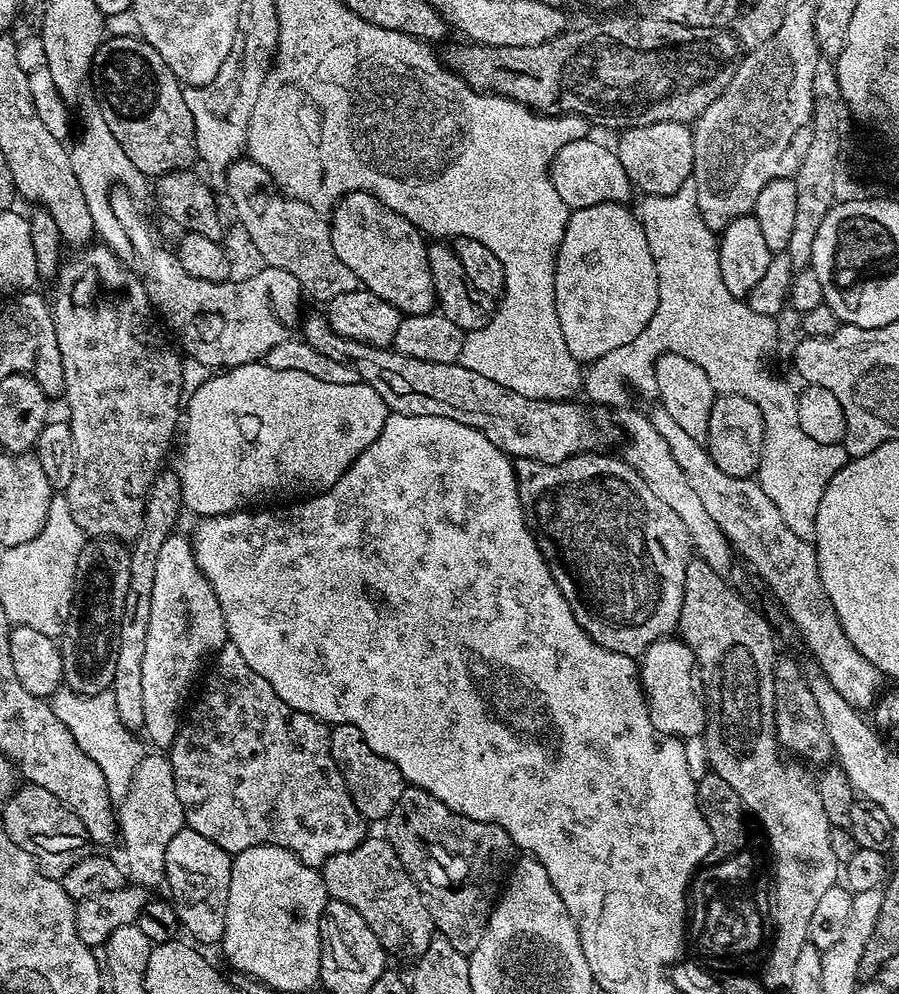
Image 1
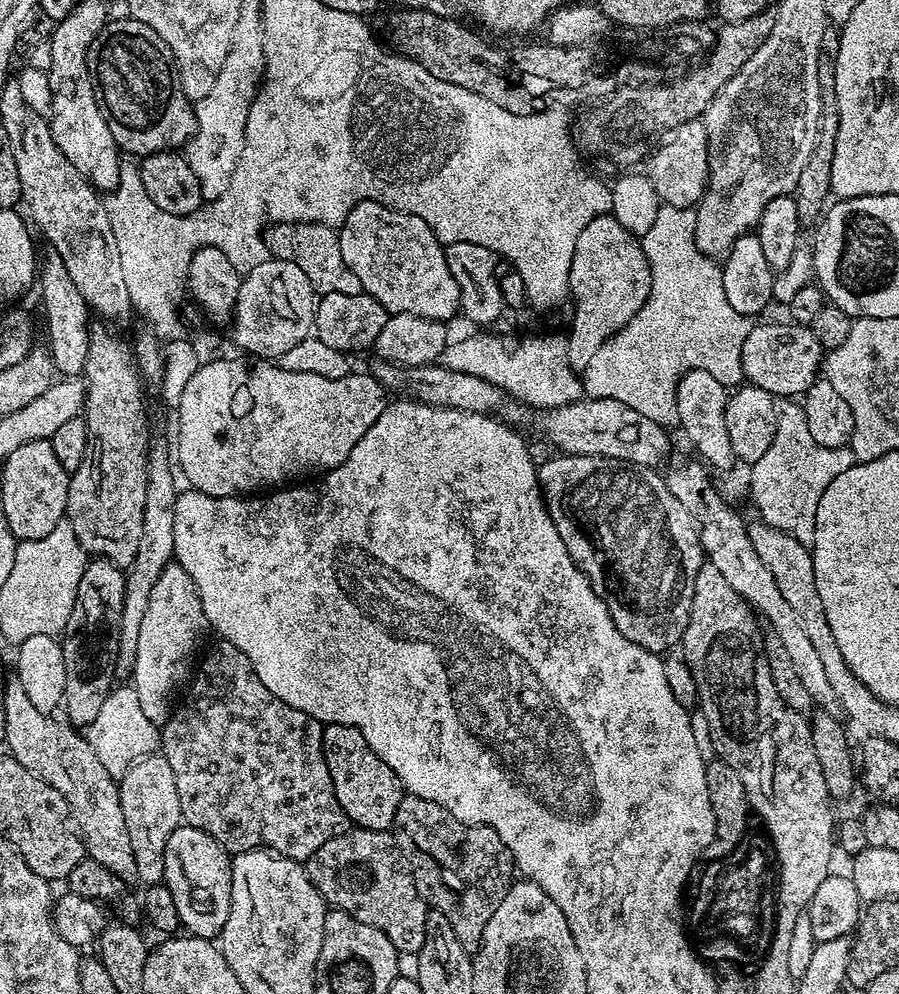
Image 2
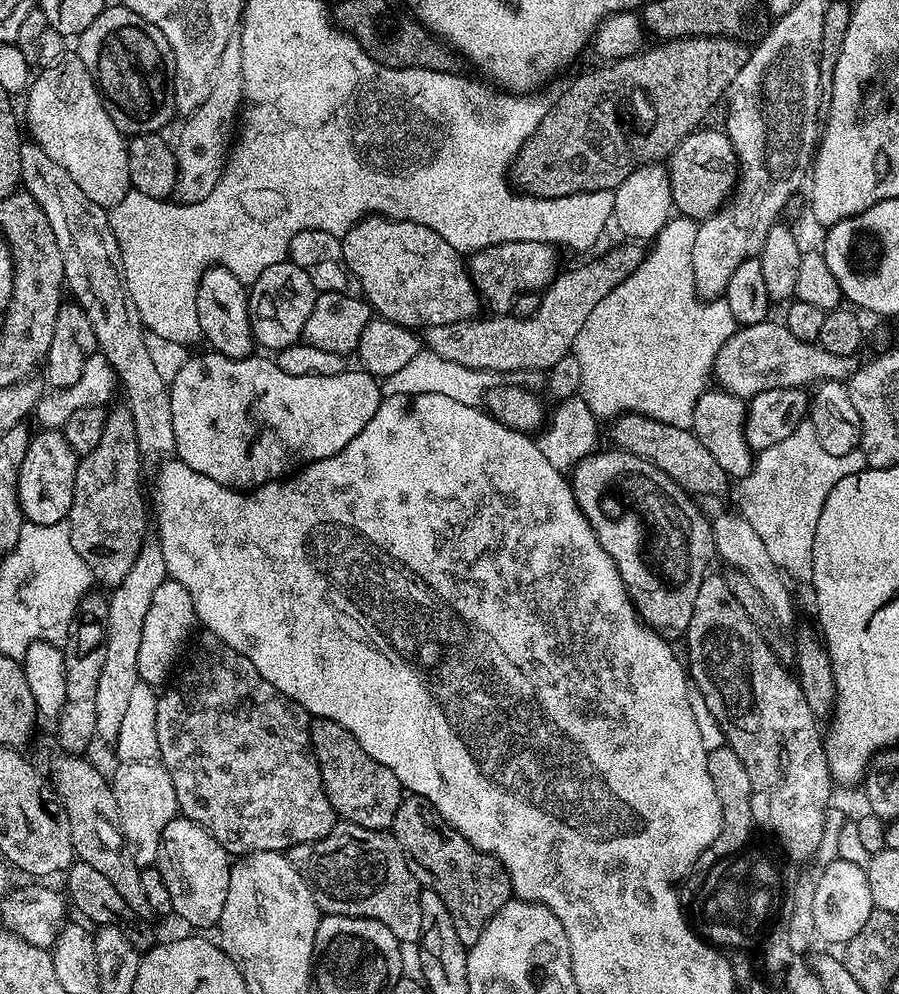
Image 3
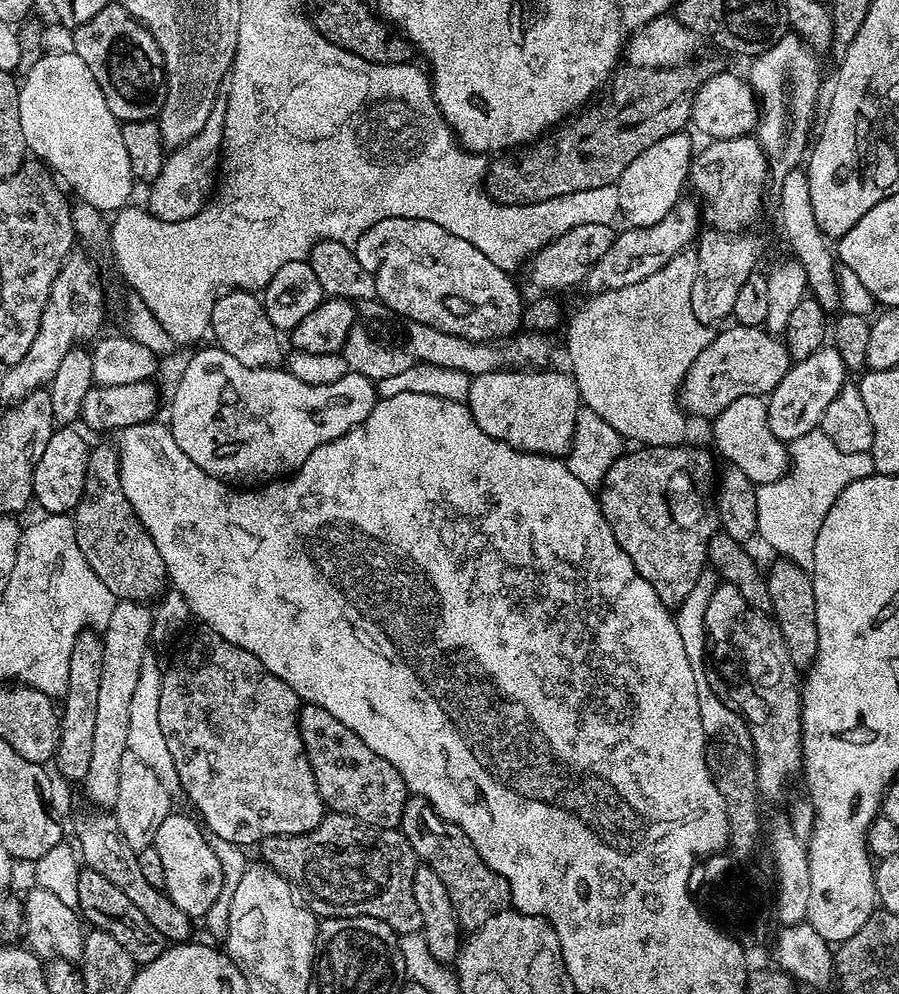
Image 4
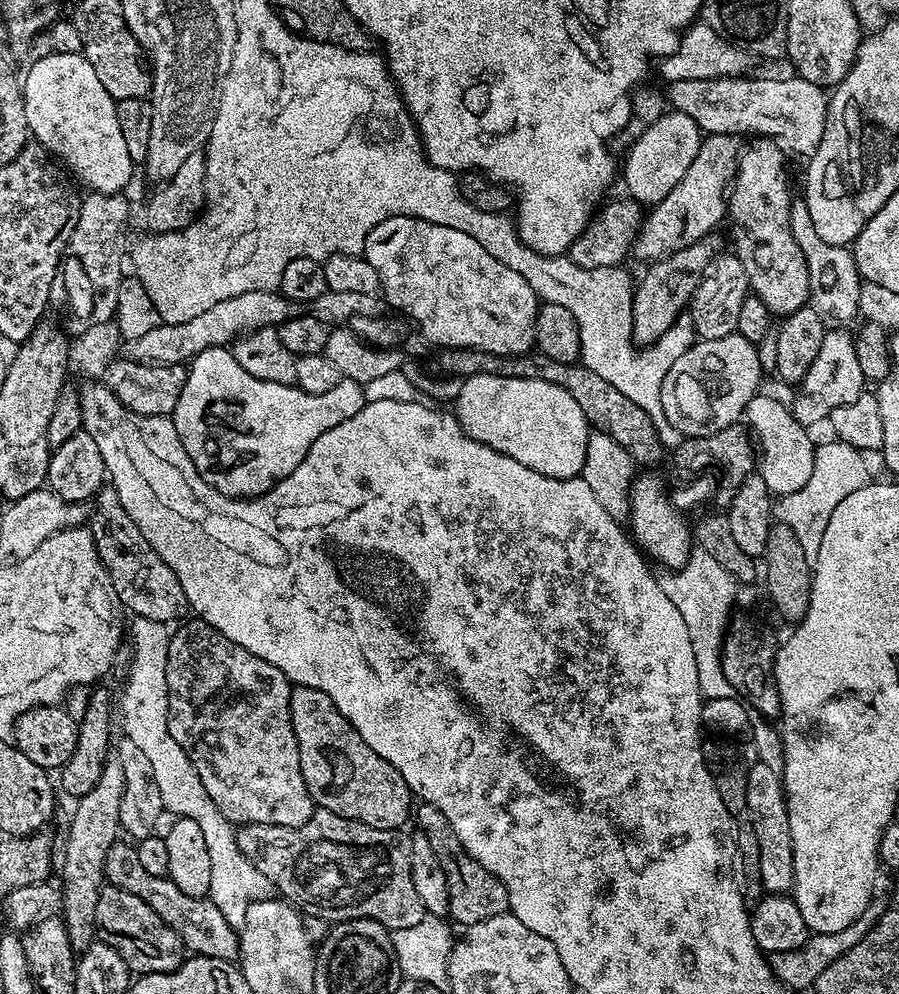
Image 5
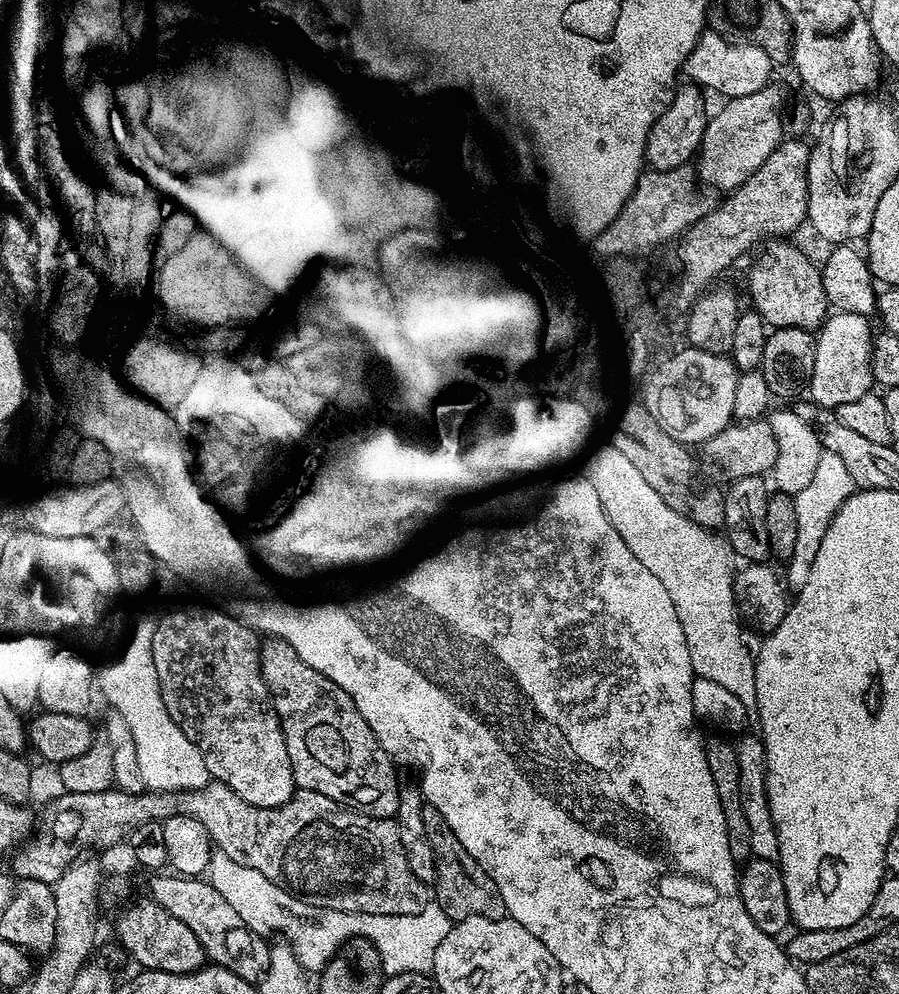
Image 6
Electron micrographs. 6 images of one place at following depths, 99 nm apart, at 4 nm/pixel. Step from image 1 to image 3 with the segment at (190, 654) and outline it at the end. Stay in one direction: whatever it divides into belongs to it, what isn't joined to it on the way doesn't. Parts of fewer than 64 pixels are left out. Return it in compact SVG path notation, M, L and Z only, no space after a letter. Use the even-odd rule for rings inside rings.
M171 578L164 580L150 602L150 611L146 614L146 623L142 626L142 642L138 645L138 674L143 683L160 686L169 679L168 671L171 670L180 647L189 643L188 635L195 628L198 628L196 611L186 586Z

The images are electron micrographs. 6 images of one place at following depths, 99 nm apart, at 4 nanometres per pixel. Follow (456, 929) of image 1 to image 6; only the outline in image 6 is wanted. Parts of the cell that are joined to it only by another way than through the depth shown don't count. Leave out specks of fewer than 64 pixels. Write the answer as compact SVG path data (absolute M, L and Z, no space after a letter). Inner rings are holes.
M431 806L424 808L424 833L430 846L434 846L438 866L434 900L448 915L449 920L459 922L466 918L505 919L508 916L506 902L502 902L502 894L498 894L498 886L494 886L494 878L490 878L490 874L486 874L486 870L482 870L482 866L478 866L478 862L474 862L474 858L470 858L470 854L466 854L462 842L458 842L458 838L454 834L454 830L450 830L450 826L446 826L442 814L438 814L438 810Z

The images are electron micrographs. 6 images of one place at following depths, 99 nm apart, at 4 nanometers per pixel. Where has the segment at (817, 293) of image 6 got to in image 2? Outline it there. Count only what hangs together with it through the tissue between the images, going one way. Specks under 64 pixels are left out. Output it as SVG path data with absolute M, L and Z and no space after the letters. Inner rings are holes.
M703 119L678 126L664 142L646 160L650 186L658 194L661 205L695 209L704 196L704 187L708 185L708 143Z

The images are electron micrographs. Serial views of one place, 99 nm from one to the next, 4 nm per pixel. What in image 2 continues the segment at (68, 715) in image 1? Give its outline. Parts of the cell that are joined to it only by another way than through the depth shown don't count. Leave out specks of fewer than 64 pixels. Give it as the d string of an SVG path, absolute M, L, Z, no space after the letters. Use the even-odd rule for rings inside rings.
M125 686L121 692L109 692L98 716L86 727L86 735L94 754L98 754L98 762L102 762L102 766L106 766L106 770L114 778L123 776L125 770L136 760L153 755L160 743L158 726L150 722L146 714L142 714L138 694L131 686Z

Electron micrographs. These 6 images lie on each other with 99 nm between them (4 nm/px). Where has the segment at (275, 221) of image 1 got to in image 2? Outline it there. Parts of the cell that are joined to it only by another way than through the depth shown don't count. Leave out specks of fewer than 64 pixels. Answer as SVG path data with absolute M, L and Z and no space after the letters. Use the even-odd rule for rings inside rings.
M273 224L264 233L264 245L268 248L269 257L276 257L285 262L294 262L310 278L310 284L317 294L358 294L362 291L354 270L346 266L346 258L342 258L342 246L337 229L327 228L321 224Z

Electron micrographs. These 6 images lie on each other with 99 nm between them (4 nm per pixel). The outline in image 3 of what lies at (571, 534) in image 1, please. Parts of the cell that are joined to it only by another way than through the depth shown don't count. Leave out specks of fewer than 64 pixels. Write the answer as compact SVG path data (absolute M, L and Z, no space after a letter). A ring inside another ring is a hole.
M597 450L576 463L570 472L572 493L582 514L590 522L598 542L615 562L640 620L665 638L683 637L694 614L694 598L698 598L698 586L702 586L709 571L708 556L704 553L707 548L709 551L712 540L709 517L704 517L696 508L676 509L677 481L671 480L651 462L629 452L611 451Z

